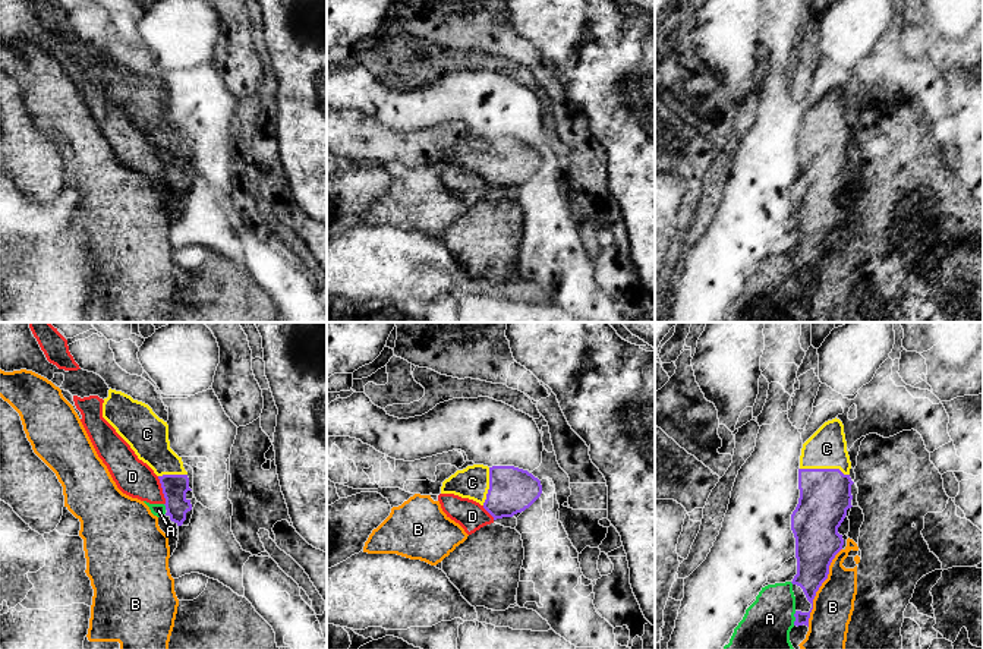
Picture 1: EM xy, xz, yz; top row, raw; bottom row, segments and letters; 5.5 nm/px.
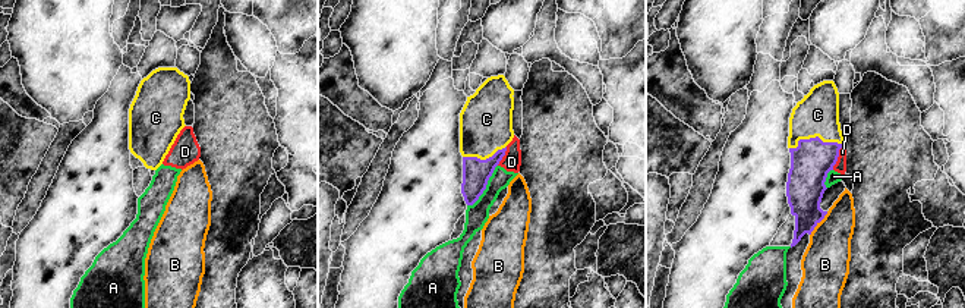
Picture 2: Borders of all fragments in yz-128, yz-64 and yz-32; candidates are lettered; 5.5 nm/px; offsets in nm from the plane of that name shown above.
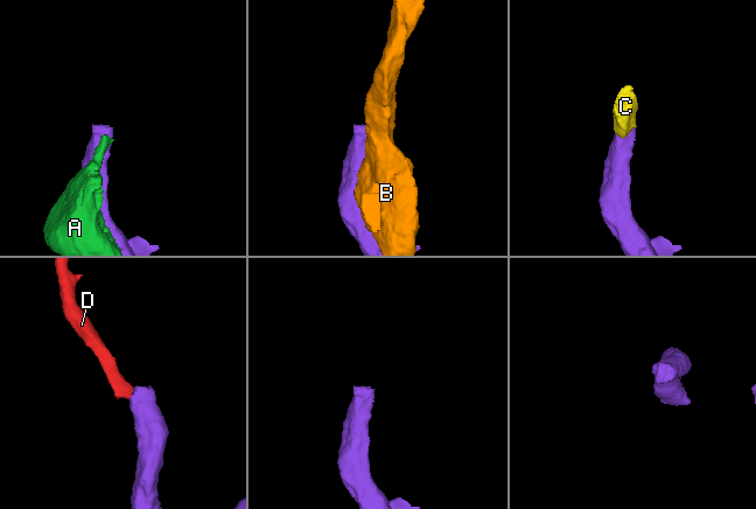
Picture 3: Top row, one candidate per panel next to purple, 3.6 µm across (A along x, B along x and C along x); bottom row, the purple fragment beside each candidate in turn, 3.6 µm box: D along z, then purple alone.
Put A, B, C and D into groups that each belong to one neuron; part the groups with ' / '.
A D / B / C

